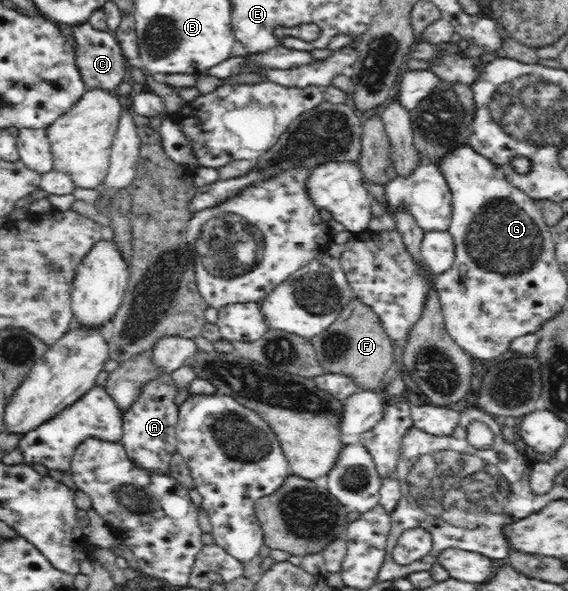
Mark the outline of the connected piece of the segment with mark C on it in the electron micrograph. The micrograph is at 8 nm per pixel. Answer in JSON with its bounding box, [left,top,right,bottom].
[70,23,128,94]

